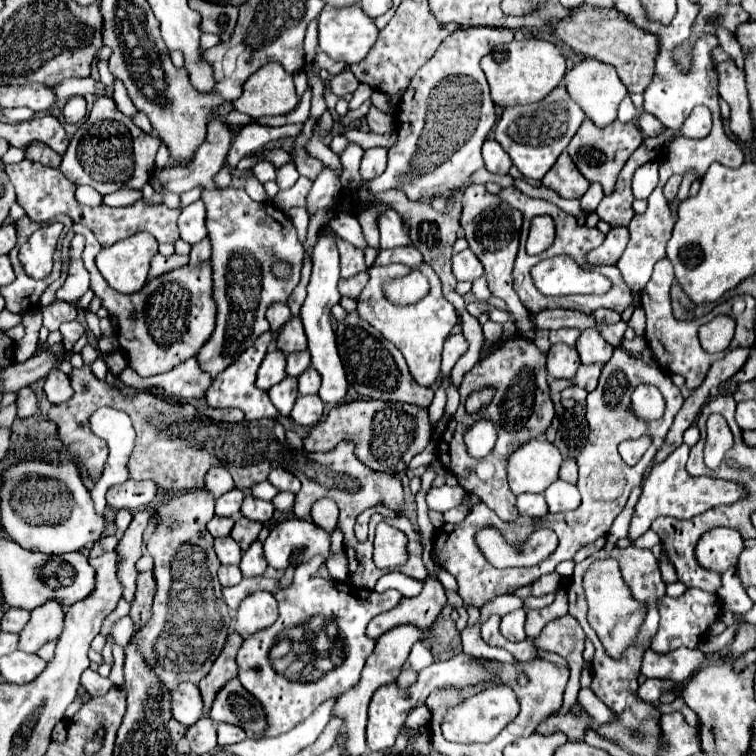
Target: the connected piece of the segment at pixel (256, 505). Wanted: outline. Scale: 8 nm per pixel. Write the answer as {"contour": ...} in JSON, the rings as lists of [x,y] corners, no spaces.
{"contour":[[[246,495],[244,503],[242,503],[242,515],[252,519],[252,521],[260,521],[260,523],[268,523],[274,515],[274,505],[270,501],[262,501],[254,495]]]}

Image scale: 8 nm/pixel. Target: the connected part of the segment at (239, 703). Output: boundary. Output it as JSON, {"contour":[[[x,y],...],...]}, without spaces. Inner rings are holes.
{"contour":[[[230,679],[214,699],[210,709],[210,719],[214,723],[226,721],[246,729],[248,733],[260,733],[266,727],[264,711],[260,703],[246,693],[238,679]]]}

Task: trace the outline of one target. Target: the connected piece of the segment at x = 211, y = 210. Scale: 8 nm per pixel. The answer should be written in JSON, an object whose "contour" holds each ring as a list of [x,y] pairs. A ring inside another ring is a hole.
{"contour":[[[204,189],[202,201],[206,203],[206,227],[212,241],[212,295],[218,305],[218,315],[210,341],[206,341],[198,353],[198,363],[204,371],[216,377],[230,363],[234,363],[240,353],[252,347],[262,333],[270,331],[264,317],[266,307],[272,301],[286,303],[288,295],[298,285],[304,247],[296,237],[292,221],[278,207],[272,203],[252,201],[244,189]],[[274,257],[292,263],[292,275],[288,281],[278,281],[270,273],[270,263]]]}

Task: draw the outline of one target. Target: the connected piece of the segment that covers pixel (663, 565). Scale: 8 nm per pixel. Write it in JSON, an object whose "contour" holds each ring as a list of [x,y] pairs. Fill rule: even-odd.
{"contour":[[[666,557],[660,559],[660,571],[662,571],[662,579],[666,583],[676,583],[678,581],[678,575],[676,575],[676,569],[670,565],[670,561]]]}

